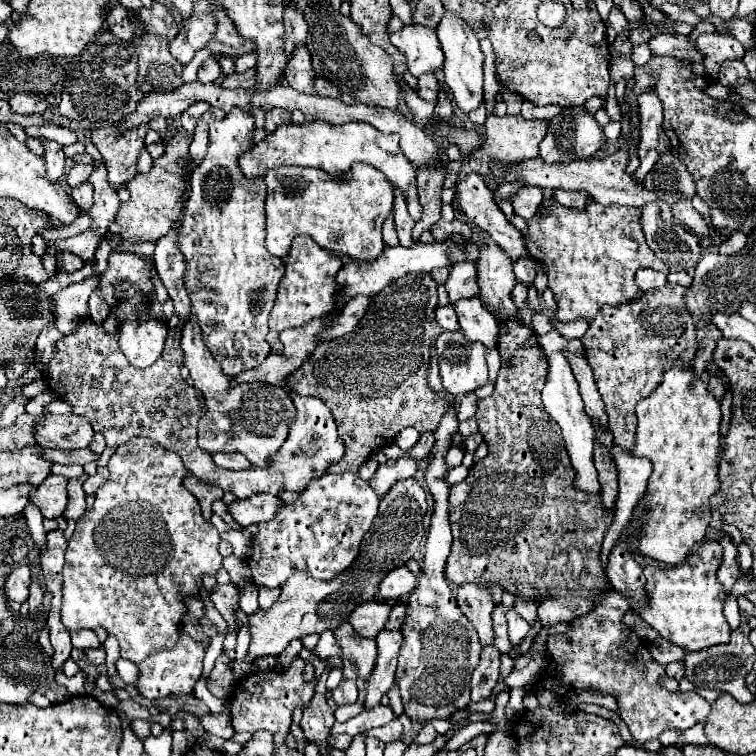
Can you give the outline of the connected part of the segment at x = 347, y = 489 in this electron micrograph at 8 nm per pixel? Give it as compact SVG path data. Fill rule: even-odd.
M353 472L325 474L309 482L305 492L291 504L285 504L277 518L257 524L257 536L251 542L247 566L255 586L279 588L293 572L307 572L313 578L329 580L353 566L363 534L377 516L379 496L369 482Z

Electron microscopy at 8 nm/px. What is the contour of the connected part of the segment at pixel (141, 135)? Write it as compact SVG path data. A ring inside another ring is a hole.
M105 126L99 128L95 132L91 132L91 142L95 144L95 148L101 152L105 166L107 166L107 180L111 184L111 188L119 188L121 184L125 184L127 180L131 180L137 174L137 158L139 158L139 150L143 148L143 140L147 134L149 126L139 126L137 130L127 130L125 134L117 132L117 126Z

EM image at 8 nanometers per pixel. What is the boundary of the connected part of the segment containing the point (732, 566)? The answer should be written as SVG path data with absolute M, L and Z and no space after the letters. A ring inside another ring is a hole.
M727 536L721 538L719 544L723 546L723 558L721 558L721 564L719 564L719 570L717 570L717 580L721 582L725 594L729 596L733 584L741 578L739 566L737 566L737 560L735 560L737 558L737 546Z

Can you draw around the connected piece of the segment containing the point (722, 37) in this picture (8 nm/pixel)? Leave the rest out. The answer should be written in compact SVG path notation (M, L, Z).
M701 34L697 38L697 48L705 54L703 64L707 76L715 76L721 62L743 58L741 42L729 34Z

